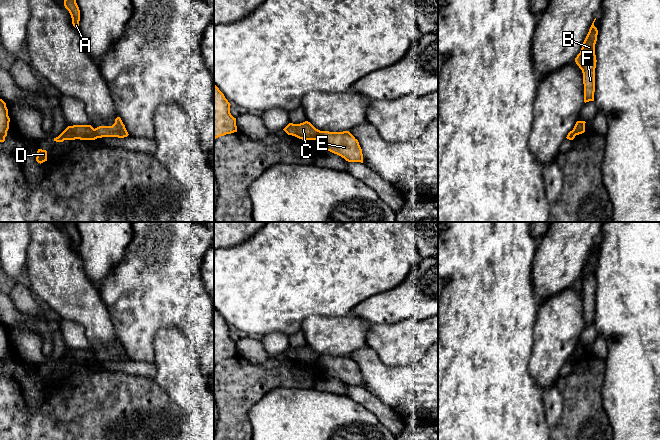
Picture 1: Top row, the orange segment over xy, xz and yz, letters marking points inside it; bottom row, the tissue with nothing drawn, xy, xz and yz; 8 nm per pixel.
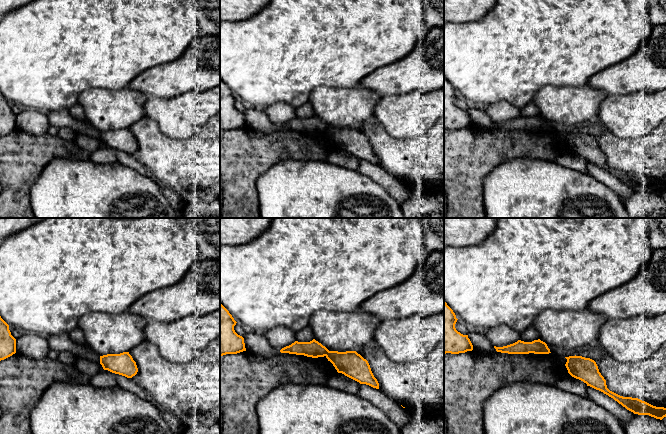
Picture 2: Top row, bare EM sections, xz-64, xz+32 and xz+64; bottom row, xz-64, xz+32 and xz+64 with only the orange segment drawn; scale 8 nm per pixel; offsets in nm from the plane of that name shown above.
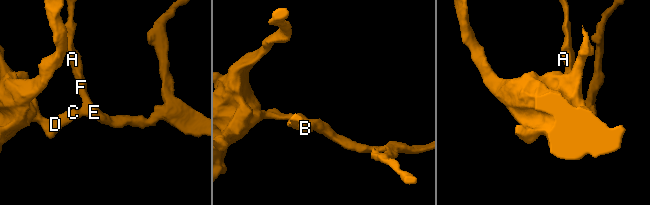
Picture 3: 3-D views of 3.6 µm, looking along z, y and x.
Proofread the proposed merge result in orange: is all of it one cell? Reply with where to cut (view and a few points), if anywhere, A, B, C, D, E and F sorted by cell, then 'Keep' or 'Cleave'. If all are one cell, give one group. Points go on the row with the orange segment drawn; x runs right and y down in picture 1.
Split along xy (94, 129), (98, 137). Groups: A B E F / C D. Cleave

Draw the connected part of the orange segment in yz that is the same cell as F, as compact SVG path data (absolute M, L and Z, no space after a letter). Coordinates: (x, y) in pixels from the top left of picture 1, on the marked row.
M594 19L589 32L582 44L580 53L575 58L576 64L582 70L584 84L584 102L594 101L595 92L595 68L596 55L595 44L597 41L598 30L594 26Z

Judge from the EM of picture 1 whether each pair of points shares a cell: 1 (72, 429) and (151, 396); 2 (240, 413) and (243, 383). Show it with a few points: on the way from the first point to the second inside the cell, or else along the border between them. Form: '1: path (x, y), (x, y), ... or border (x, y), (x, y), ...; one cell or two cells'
1: path (92, 429), (117, 429), (131, 416); one cell
2: path (240, 406), (240, 390); one cell

